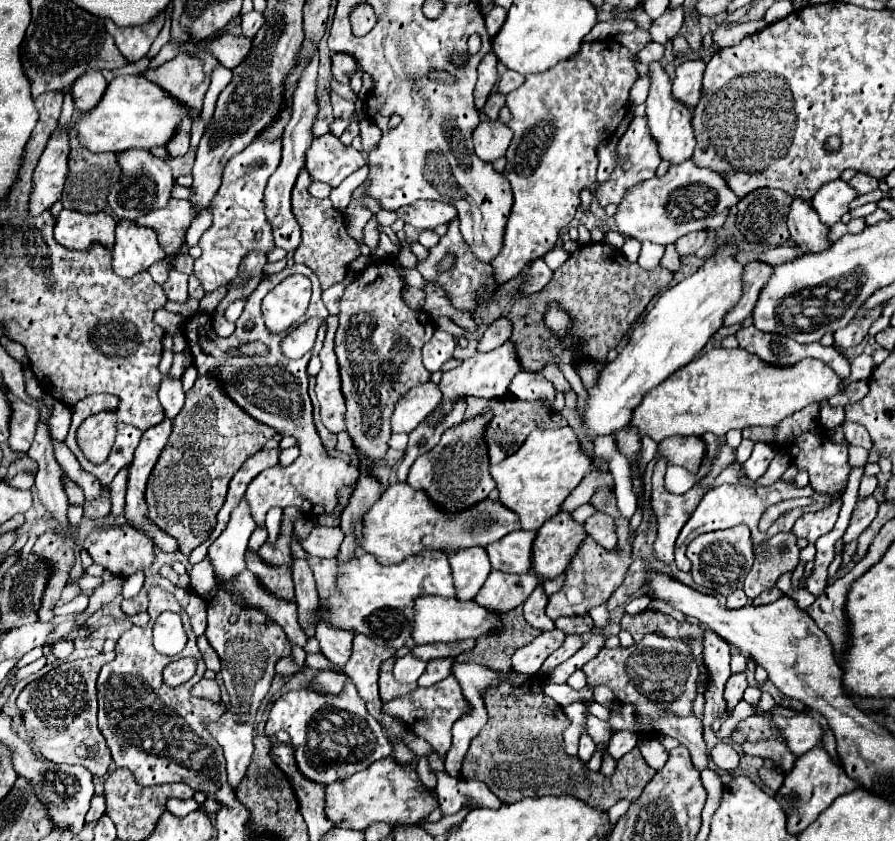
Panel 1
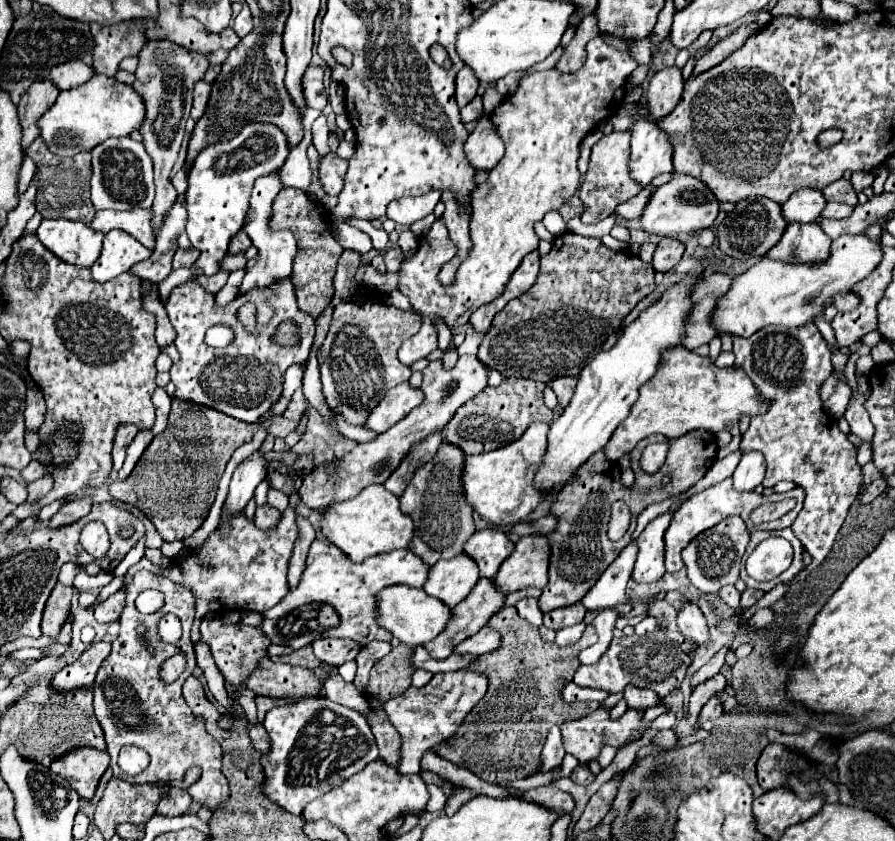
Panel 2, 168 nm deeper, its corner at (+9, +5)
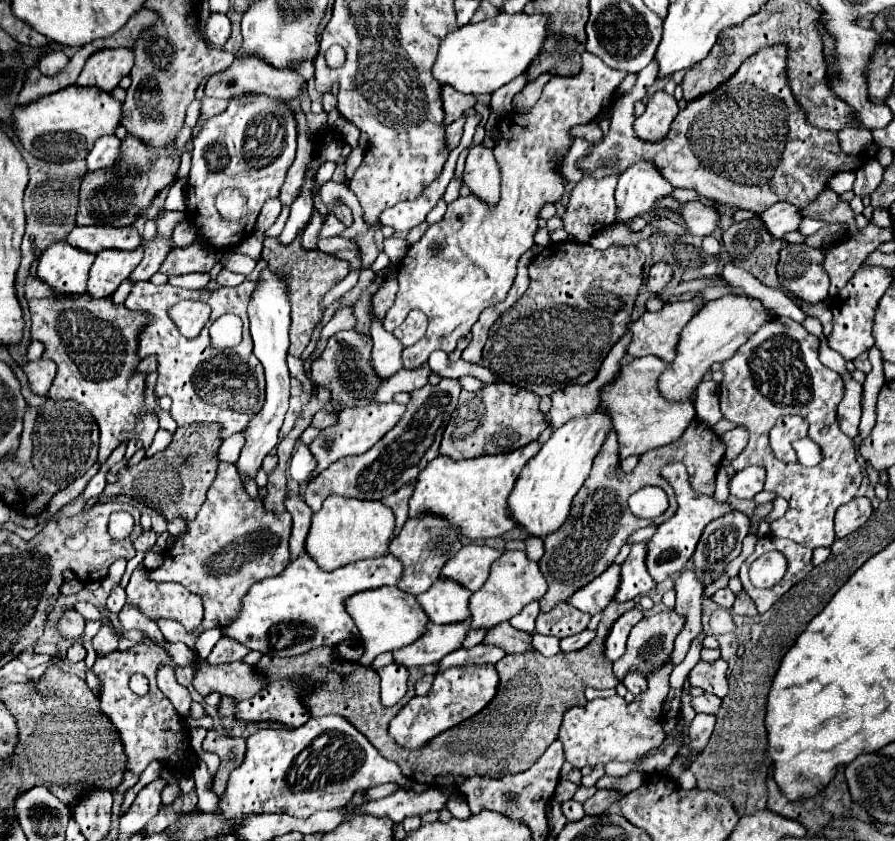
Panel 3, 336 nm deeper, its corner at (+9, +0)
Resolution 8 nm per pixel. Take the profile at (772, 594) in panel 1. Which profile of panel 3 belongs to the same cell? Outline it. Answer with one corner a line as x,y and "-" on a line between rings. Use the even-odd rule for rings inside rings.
740,591
740,593
736,595
736,601
734,601
734,605
732,605
732,611
738,613
738,615
750,615
750,617
758,615
752,599
750,599
744,591

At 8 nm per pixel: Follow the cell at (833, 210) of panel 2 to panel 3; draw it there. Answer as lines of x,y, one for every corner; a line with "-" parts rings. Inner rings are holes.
802,219
800,221
800,225
798,225
798,233
802,233
802,235
812,235
812,233
816,233
818,229
822,229
822,227
826,227
824,223
820,223
820,221
810,221
810,219

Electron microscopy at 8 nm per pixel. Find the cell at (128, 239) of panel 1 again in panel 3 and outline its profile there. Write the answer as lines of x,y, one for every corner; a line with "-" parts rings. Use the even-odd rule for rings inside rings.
142,245
134,251
114,251
114,249
100,251
90,269
86,293
96,299
110,297
118,289
118,285
124,279
128,279
130,273
138,267
142,255
144,255

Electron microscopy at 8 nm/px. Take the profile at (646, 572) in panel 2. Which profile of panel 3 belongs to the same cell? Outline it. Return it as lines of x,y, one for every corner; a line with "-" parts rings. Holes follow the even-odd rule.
646,543
632,545
630,555
620,565
620,585
614,595
614,601
618,603
642,597
656,587
656,583
652,581
652,577
648,577
648,571
644,569
644,545

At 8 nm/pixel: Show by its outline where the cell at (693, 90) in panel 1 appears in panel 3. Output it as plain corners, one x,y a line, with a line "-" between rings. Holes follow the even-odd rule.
656,91
650,97
644,115
640,115
634,121
636,137
640,137
642,141
652,141
652,143
662,141
668,135
670,123
674,121
678,111
680,109
674,95
668,95
666,91

